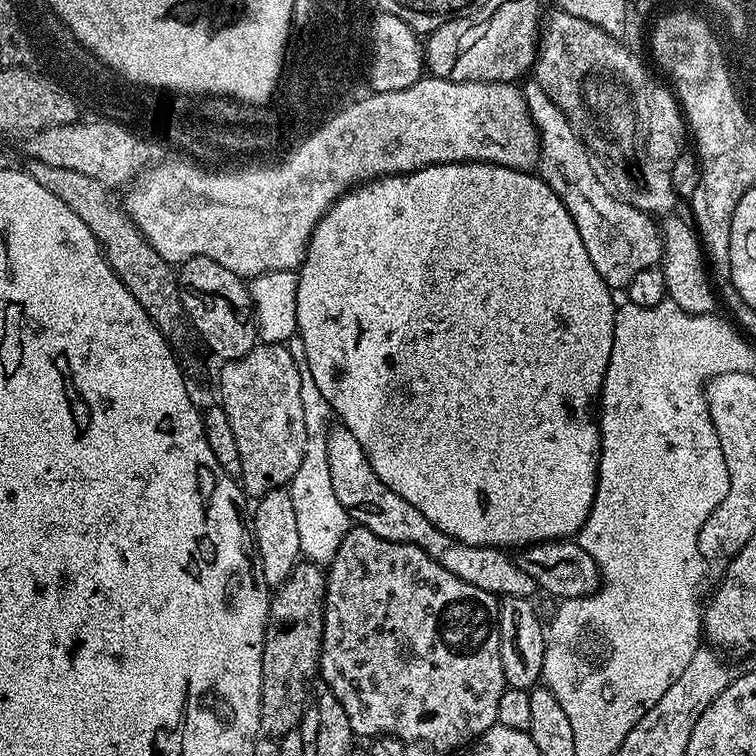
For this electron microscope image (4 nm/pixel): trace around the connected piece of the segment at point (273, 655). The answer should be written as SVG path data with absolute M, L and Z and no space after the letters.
M302 562L279 585L269 601L259 698L260 730L269 739L279 740L286 733L295 731L308 706L308 684L317 677L319 671L326 584L325 573L319 565Z

